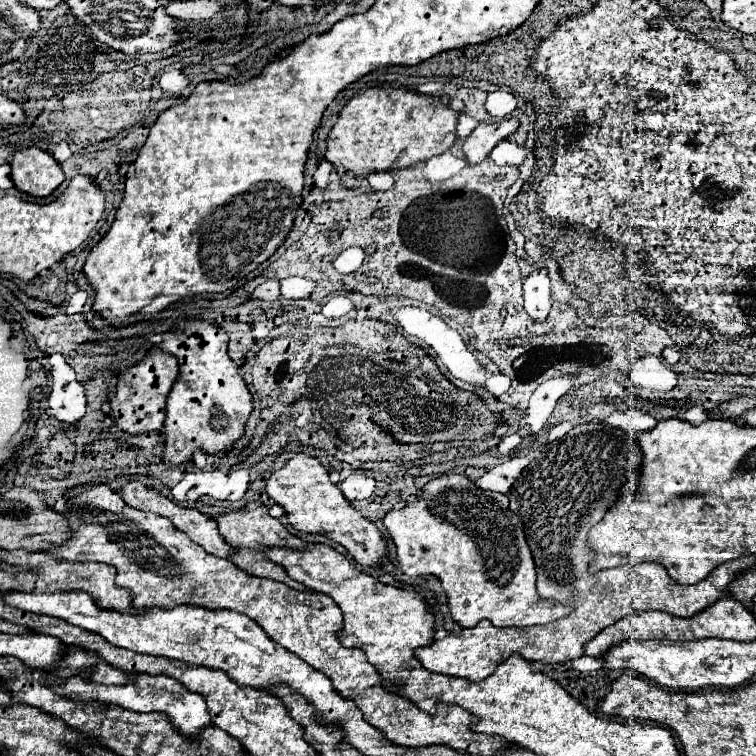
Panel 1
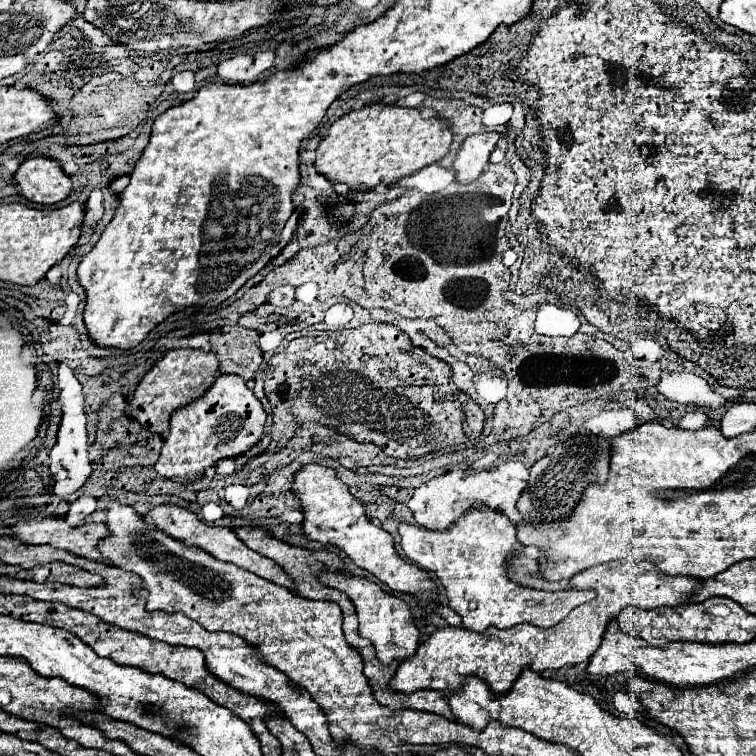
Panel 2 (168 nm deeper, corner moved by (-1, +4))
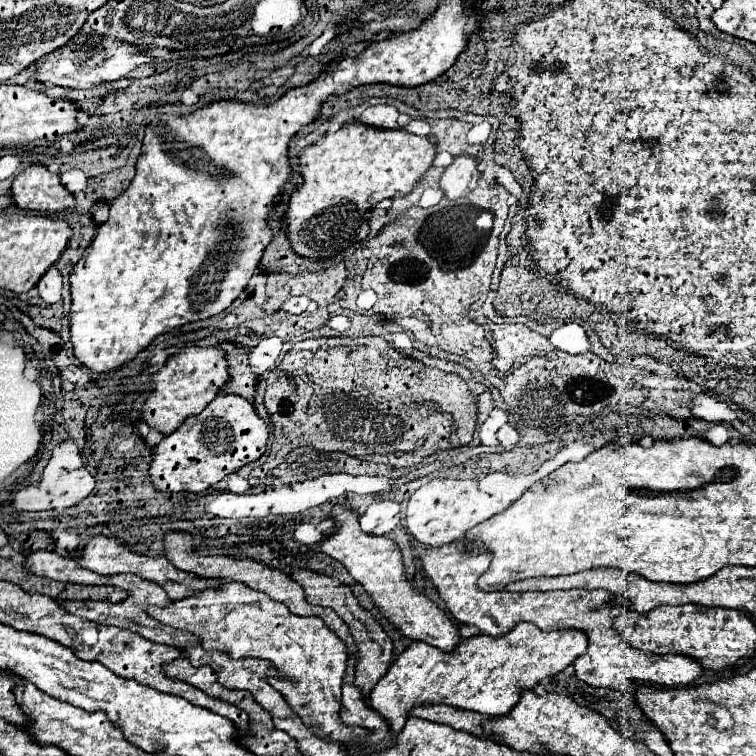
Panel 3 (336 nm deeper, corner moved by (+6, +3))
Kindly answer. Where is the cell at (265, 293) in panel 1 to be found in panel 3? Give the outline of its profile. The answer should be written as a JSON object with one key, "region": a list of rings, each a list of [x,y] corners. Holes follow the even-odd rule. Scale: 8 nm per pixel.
{"region":[[[292,297],[288,299],[284,305],[282,305],[282,311],[288,311],[288,313],[294,313],[294,315],[302,315],[306,309],[308,309],[308,297]]]}

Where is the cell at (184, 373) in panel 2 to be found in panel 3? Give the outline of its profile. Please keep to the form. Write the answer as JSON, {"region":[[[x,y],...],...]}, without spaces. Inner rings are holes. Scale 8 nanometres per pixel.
{"region":[[[186,347],[178,355],[170,357],[166,365],[160,369],[160,373],[152,375],[150,397],[142,407],[142,419],[152,429],[158,429],[162,435],[170,435],[182,425],[186,417],[202,413],[204,407],[224,389],[228,379],[228,361],[222,349]]]}

